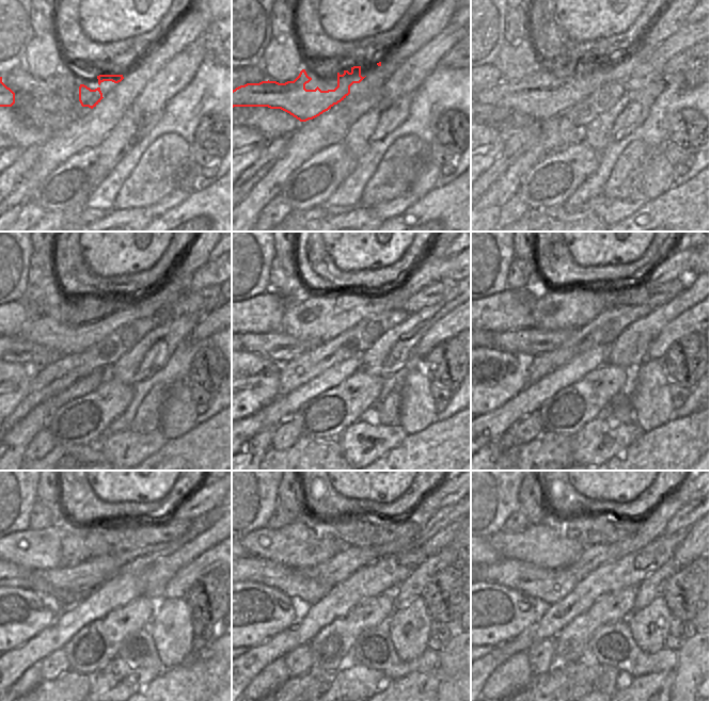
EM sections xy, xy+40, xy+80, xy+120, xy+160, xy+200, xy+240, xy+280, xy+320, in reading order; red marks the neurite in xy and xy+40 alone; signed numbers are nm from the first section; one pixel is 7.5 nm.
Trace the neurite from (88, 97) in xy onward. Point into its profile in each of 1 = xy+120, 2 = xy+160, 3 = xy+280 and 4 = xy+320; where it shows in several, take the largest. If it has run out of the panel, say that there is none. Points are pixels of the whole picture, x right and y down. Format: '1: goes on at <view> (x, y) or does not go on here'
1: goes on at xy+120 (46, 331)
2: goes on at xy+160 (288, 325)
3: goes on at xy+280 (448, 493)
4: goes on at xy+320 (688, 493)

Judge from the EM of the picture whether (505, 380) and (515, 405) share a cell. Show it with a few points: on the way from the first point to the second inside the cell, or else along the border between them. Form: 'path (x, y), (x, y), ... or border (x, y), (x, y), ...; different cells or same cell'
border (529, 383), (490, 412); different cells

